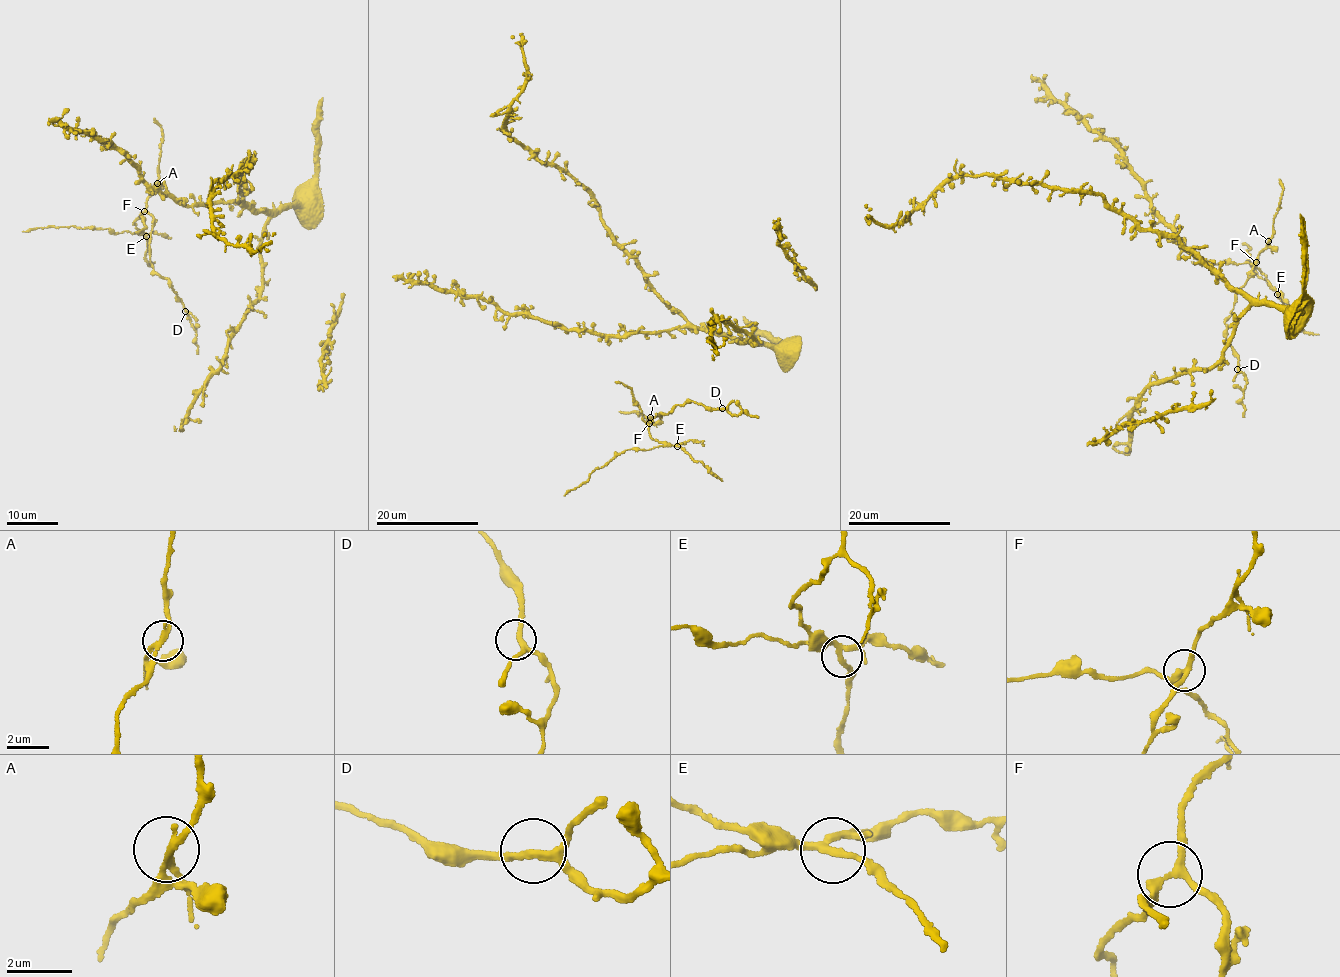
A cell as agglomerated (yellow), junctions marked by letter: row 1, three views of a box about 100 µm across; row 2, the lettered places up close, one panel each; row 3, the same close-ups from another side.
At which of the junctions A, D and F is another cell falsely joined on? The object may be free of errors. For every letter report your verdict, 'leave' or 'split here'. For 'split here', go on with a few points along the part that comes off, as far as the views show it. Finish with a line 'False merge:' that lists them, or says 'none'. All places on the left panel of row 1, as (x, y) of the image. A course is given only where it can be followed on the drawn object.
A: leave
D: leave
F: split here | (144, 211), (133, 223), (136, 233), (113, 233), (107, 228), (74, 226), (22, 231)
False merge: F

